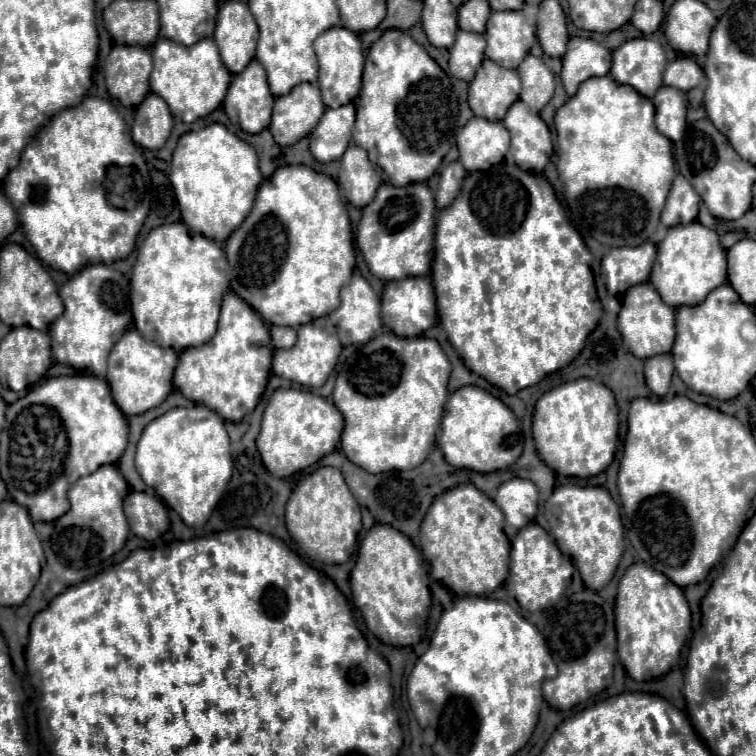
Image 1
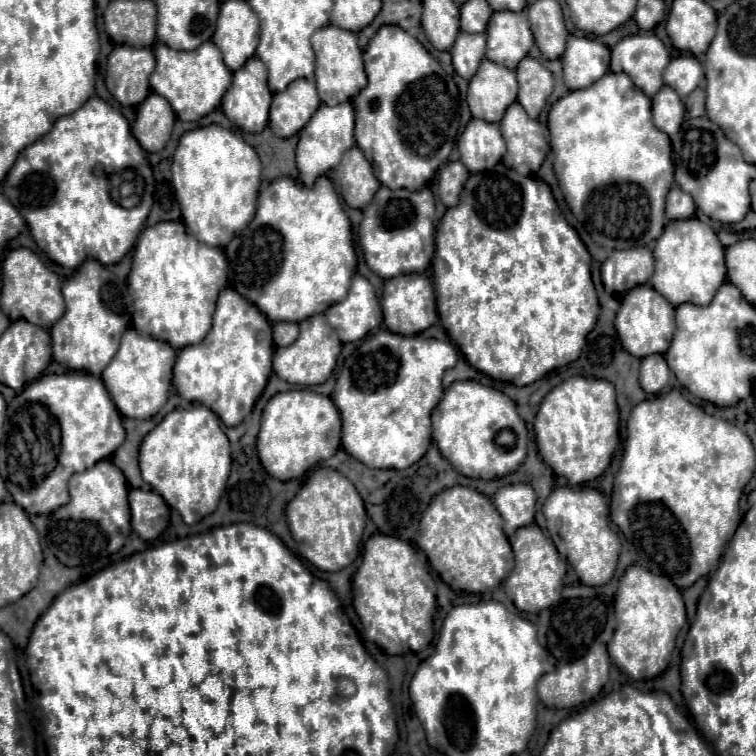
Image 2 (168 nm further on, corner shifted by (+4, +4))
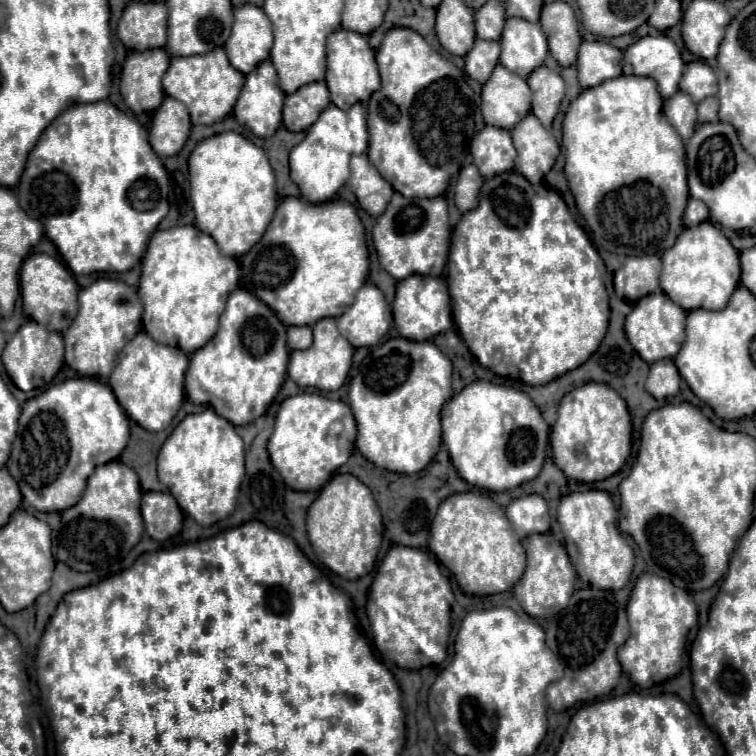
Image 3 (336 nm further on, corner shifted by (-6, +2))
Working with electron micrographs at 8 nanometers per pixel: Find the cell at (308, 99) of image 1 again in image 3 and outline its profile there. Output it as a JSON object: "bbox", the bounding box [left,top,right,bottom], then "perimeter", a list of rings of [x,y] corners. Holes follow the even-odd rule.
{"bbox":[283,82,329,132],"perimeter":[[[311,82],[307,86],[301,86],[295,94],[289,94],[285,98],[285,106],[283,106],[283,126],[291,132],[301,132],[307,130],[321,114],[323,108],[329,106],[329,90],[325,82]]]}

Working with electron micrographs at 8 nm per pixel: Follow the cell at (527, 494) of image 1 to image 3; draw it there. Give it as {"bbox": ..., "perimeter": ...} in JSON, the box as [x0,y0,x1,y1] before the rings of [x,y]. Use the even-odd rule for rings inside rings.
{"bbox":[507,494,549,538],"perimeter":[[[539,494],[511,500],[507,506],[507,518],[521,538],[535,532],[549,532],[549,508],[545,498]]]}

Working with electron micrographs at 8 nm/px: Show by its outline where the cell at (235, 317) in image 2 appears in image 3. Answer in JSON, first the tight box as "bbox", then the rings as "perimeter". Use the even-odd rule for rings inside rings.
{"bbox":[185,288,289,426],"perimeter":[[[241,288],[231,292],[217,334],[207,346],[191,354],[189,370],[185,374],[187,398],[193,404],[217,404],[211,408],[219,416],[229,418],[235,426],[257,420],[265,414],[287,376],[289,350],[285,332],[285,324],[265,302]]]}

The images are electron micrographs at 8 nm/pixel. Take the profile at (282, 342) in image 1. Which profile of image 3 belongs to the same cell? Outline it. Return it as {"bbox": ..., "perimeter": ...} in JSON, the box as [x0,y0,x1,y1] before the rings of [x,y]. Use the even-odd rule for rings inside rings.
{"bbox":[287,326,313,350],"perimeter":[[[289,326],[287,328],[287,346],[289,350],[305,350],[313,342],[313,332],[309,326]]]}

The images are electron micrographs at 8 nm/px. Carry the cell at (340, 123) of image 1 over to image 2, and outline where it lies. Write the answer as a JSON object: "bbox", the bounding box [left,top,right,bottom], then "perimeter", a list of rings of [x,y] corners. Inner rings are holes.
{"bbox":[295,102,355,186],"perimeter":[[[343,102],[337,106],[327,106],[321,104],[309,124],[299,132],[299,142],[295,150],[295,164],[299,170],[299,180],[305,186],[313,186],[319,176],[323,176],[327,170],[335,168],[341,162],[341,156],[355,146],[355,136],[353,136],[353,124],[355,124],[355,114],[351,102]]]}

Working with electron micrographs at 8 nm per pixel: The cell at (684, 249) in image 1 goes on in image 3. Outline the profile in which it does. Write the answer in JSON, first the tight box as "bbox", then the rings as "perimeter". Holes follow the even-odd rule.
{"bbox":[660,222,739,310],"perimeter":[[[701,222],[695,228],[685,228],[675,246],[662,254],[660,287],[683,310],[723,310],[739,282],[739,252],[711,222]]]}

